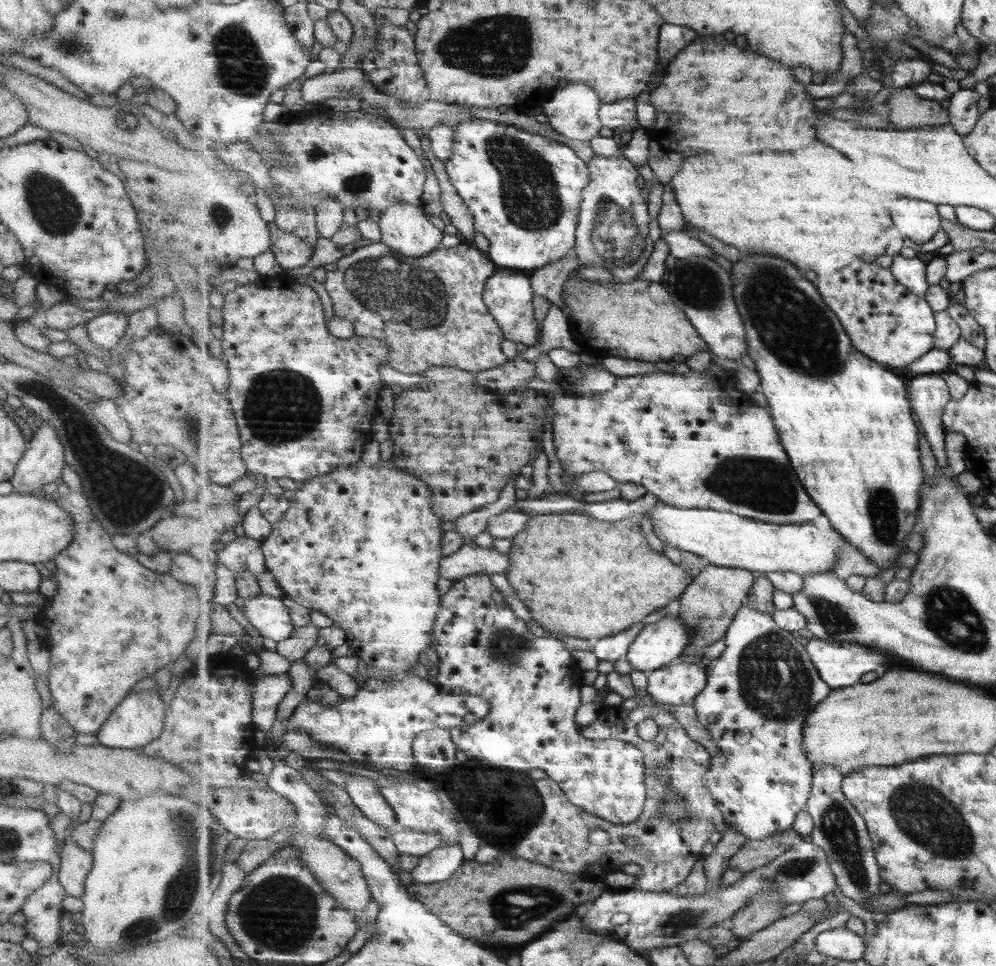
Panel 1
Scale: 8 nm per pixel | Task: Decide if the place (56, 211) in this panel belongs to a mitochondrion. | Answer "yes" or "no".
yes

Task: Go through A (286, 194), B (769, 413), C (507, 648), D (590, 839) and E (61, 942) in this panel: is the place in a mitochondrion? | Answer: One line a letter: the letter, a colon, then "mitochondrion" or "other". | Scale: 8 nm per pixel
A: other
B: other
C: mitochondrion
D: other
E: other

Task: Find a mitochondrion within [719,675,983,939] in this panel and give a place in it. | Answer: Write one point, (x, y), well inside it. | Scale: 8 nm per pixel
(924, 814)

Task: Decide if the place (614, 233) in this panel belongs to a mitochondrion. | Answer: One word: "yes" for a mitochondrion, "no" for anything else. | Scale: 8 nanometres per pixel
yes

